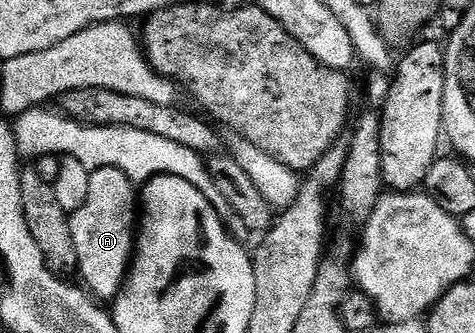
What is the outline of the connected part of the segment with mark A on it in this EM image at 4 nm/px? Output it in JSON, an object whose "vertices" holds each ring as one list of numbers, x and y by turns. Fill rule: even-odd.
{"vertices":[[94,168,89,173,87,198,79,210,71,213,69,218,71,238,75,238,75,254,77,255,77,272,82,276,84,287,98,301,112,302,121,293,128,276,135,251,135,233,139,228,139,192,132,180,118,168]]}

